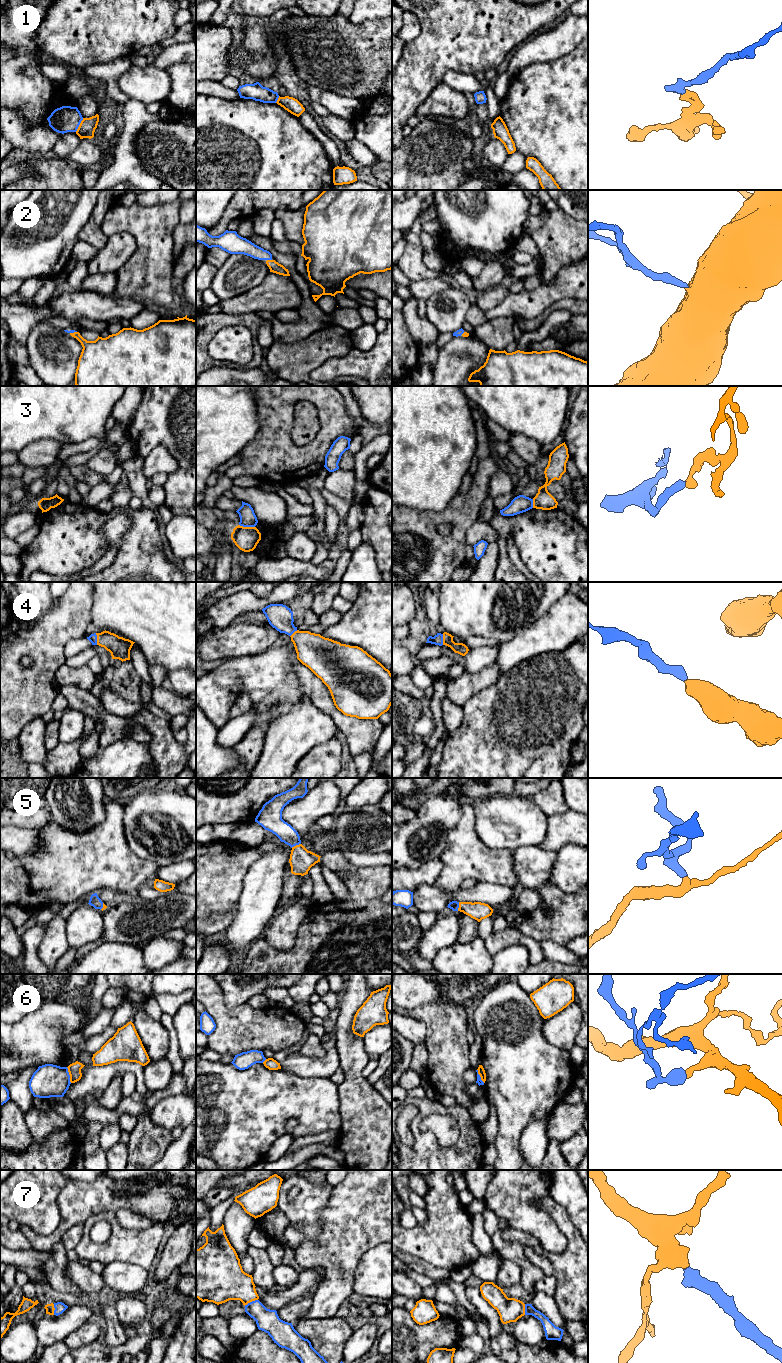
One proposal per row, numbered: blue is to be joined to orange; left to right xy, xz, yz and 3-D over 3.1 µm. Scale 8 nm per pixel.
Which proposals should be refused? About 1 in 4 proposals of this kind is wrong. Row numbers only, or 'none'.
1, 3, 6

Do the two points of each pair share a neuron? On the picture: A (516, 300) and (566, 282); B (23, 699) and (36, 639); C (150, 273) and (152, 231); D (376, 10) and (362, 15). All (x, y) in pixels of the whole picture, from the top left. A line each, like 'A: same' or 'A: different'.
A: same
B: same
C: same
D: same

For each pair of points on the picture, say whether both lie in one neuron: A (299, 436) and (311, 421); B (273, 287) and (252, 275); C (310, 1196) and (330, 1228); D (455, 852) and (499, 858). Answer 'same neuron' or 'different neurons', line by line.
A: same neuron
B: different neurons
C: different neurons
D: same neuron

